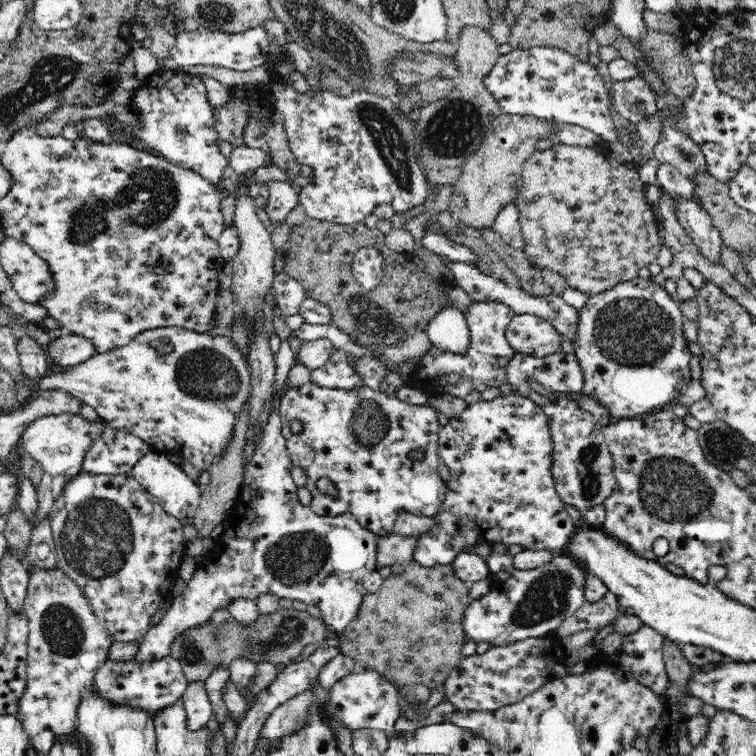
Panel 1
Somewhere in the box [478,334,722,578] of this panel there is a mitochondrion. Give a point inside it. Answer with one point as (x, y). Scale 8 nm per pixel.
(670, 489)

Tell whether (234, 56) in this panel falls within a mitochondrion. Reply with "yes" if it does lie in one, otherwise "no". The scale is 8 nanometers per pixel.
no

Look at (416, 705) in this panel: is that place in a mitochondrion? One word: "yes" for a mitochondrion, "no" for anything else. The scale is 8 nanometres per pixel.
no

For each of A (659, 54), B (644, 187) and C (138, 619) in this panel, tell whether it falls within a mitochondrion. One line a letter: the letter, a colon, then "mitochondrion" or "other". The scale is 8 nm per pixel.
A: mitochondrion
B: other
C: other

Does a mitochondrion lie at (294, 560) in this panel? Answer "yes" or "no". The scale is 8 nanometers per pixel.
yes

